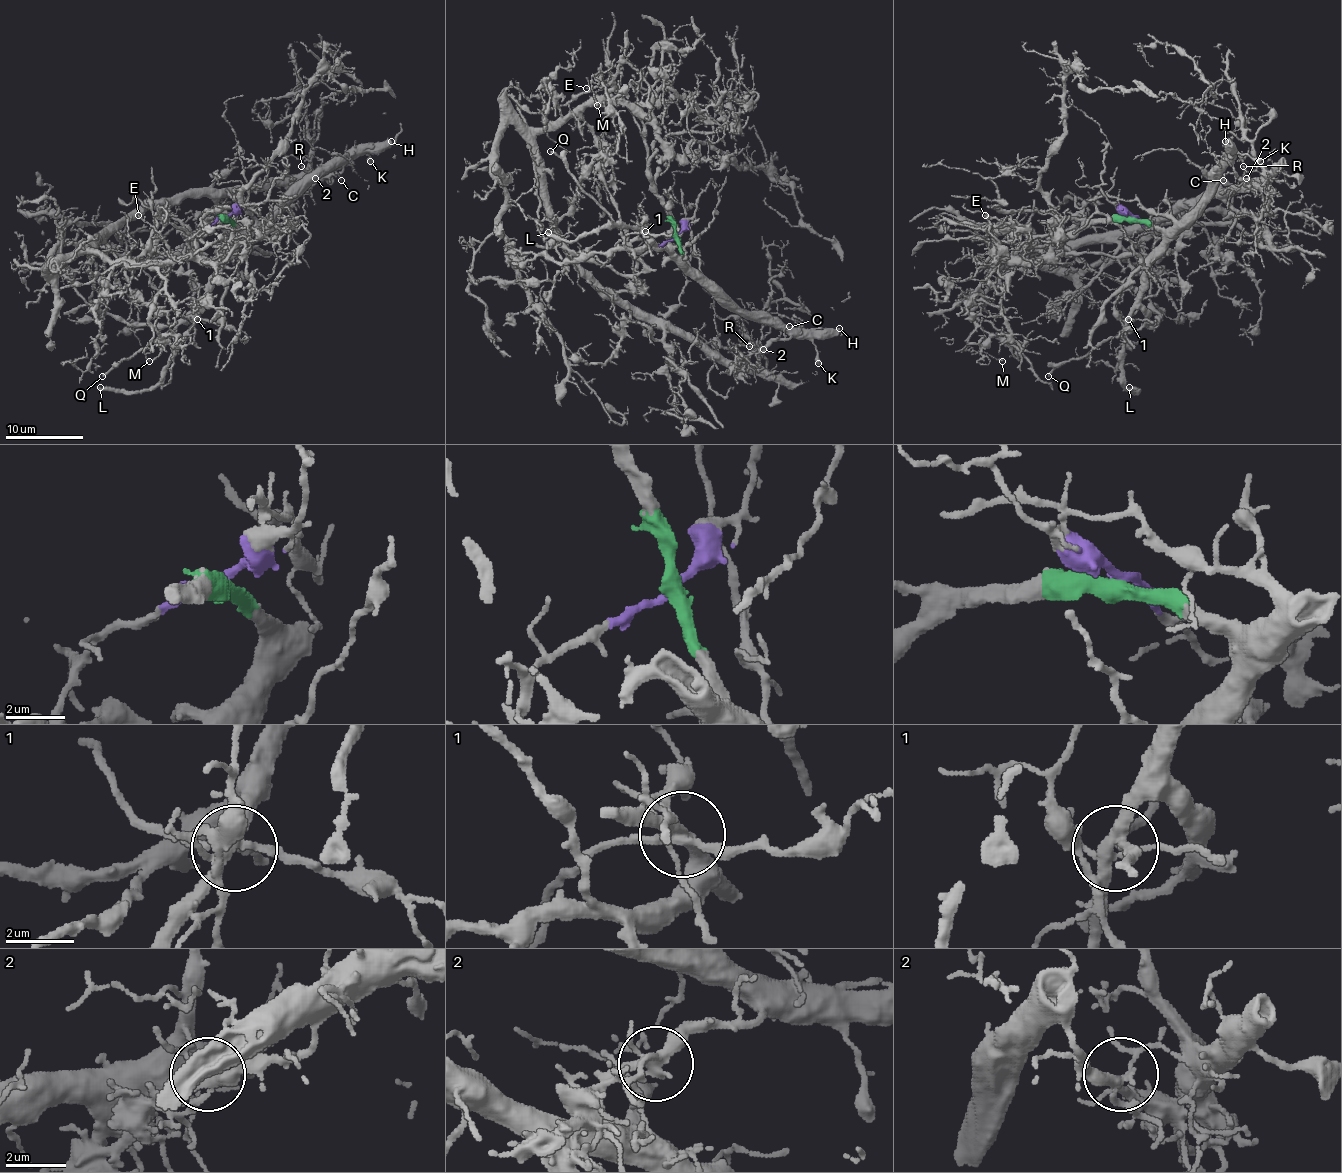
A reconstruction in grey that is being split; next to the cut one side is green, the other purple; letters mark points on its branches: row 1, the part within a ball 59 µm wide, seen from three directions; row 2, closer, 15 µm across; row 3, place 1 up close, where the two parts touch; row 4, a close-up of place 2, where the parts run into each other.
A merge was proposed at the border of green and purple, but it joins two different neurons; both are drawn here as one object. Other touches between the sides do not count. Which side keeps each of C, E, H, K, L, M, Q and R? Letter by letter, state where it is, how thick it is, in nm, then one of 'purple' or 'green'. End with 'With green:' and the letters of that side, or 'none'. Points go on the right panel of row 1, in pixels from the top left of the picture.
C: (1223, 180) | 90 nm | green
E: (985, 215) | 110 nm | purple
H: (1225, 141) | 480 nm | green
K: (1260, 161) | 480 nm | green
L: (1129, 387) | 320 nm | green
M: (1002, 361) | 130 nm | purple
Q: (1048, 376) | 200 nm | green
R: (1243, 166) | 140 nm | green
With green: C, H, K, L, Q, R

